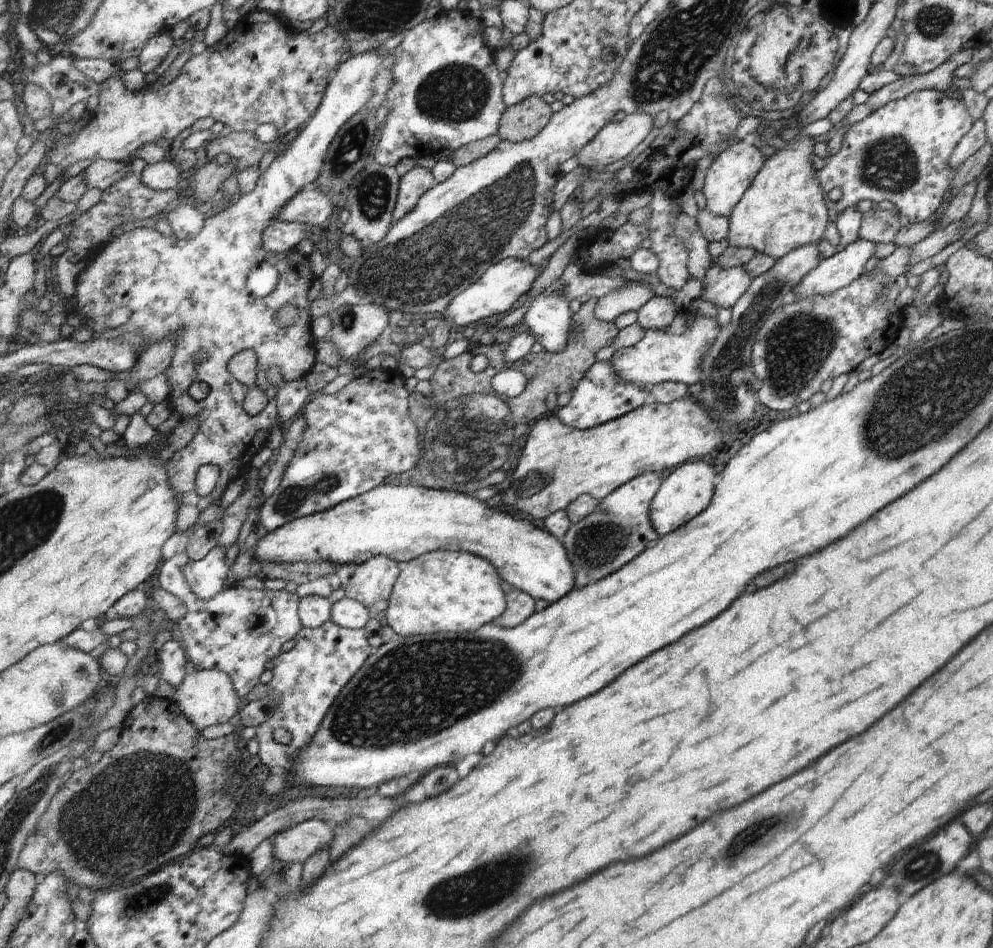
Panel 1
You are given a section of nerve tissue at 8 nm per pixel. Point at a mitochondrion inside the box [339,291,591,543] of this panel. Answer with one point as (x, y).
(474, 439)

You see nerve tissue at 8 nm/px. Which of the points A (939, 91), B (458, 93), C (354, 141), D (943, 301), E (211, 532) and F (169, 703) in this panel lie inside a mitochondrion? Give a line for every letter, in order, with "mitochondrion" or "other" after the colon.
A: other
B: mitochondrion
C: mitochondrion
D: other
E: other
F: other

